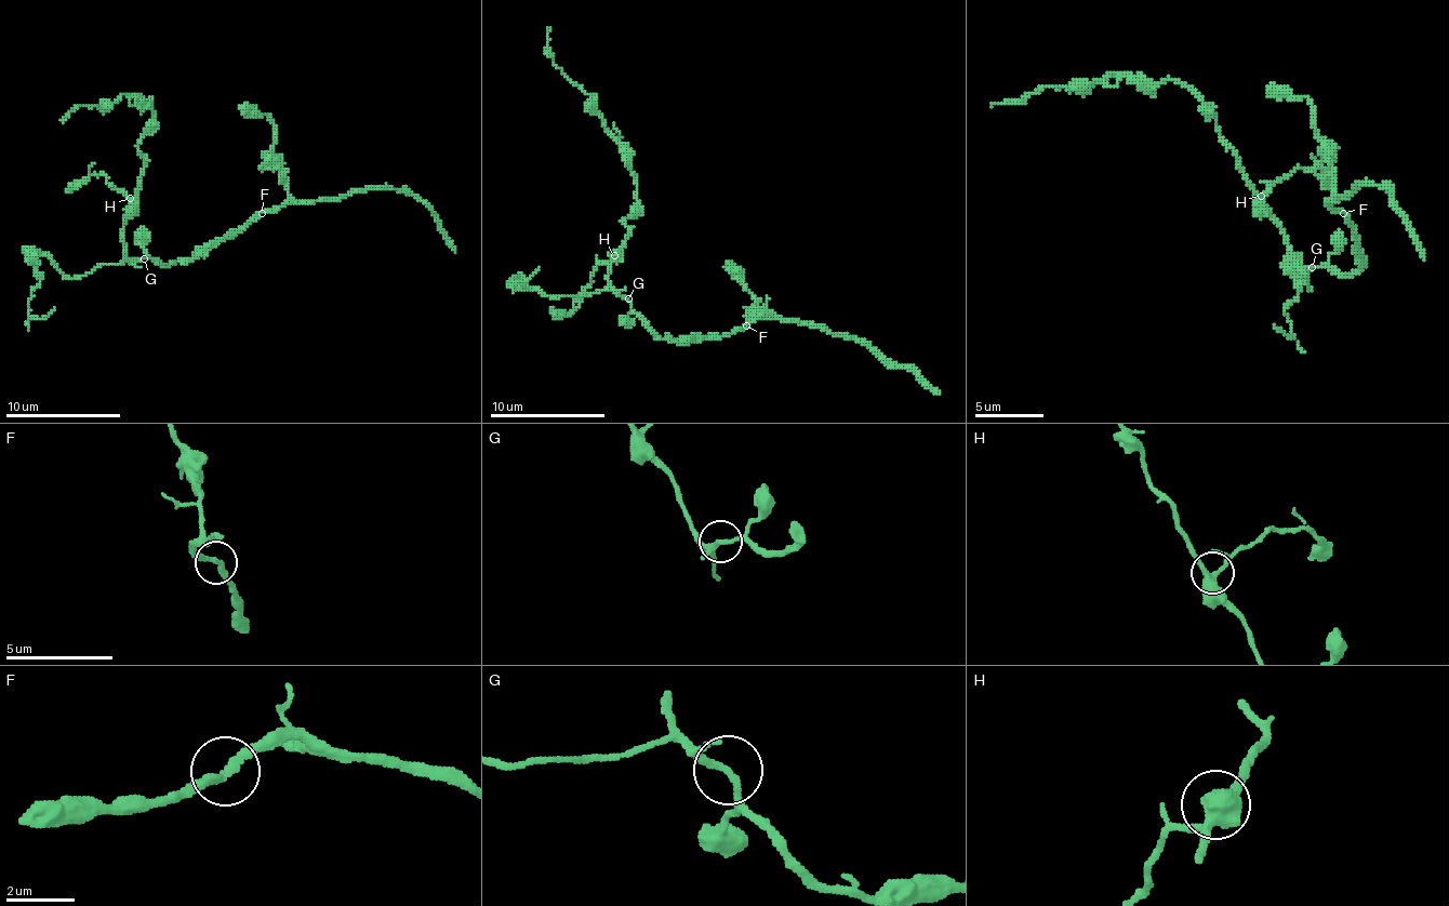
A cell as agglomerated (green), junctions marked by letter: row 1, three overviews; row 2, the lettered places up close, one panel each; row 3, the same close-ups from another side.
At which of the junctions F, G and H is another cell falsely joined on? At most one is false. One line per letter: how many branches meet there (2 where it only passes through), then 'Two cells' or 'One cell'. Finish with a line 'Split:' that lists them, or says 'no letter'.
F: Branches: 2. One cell
G: Branches: 2. One cell
H: Branches: 3. One cell
Split: no letter

